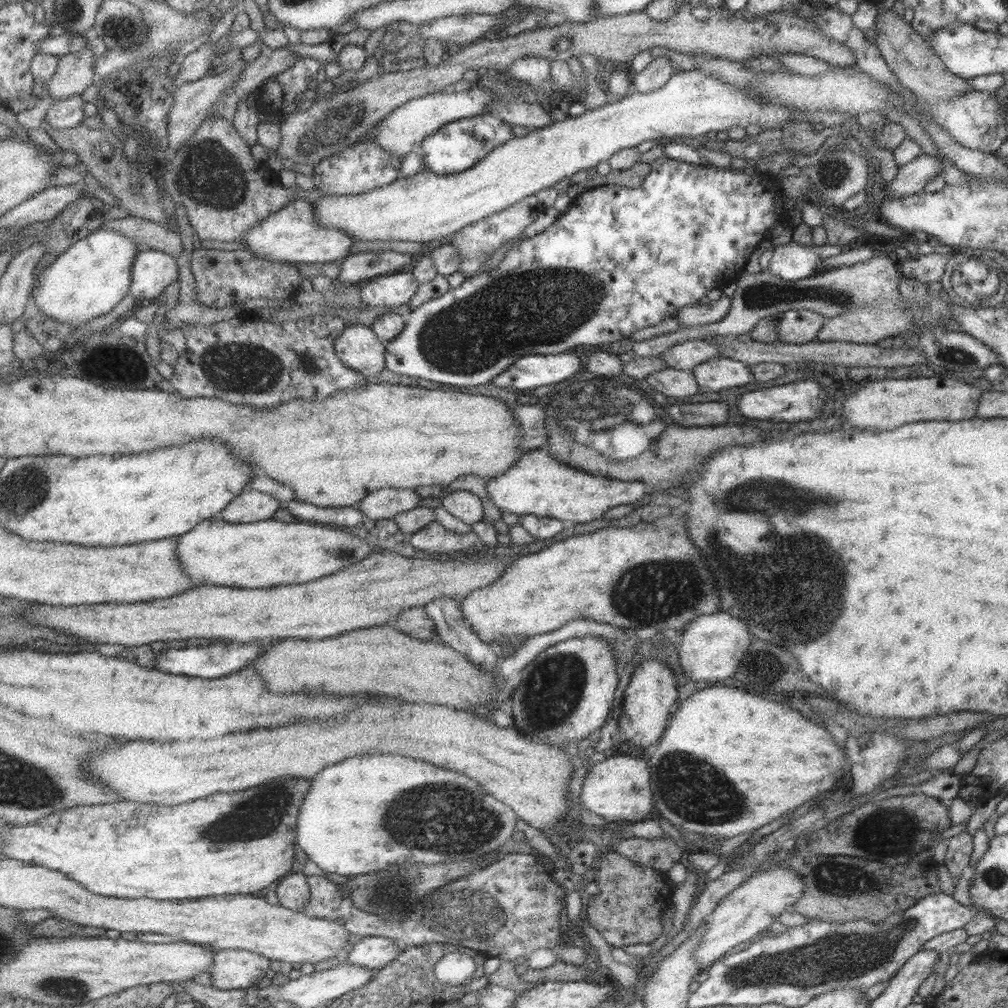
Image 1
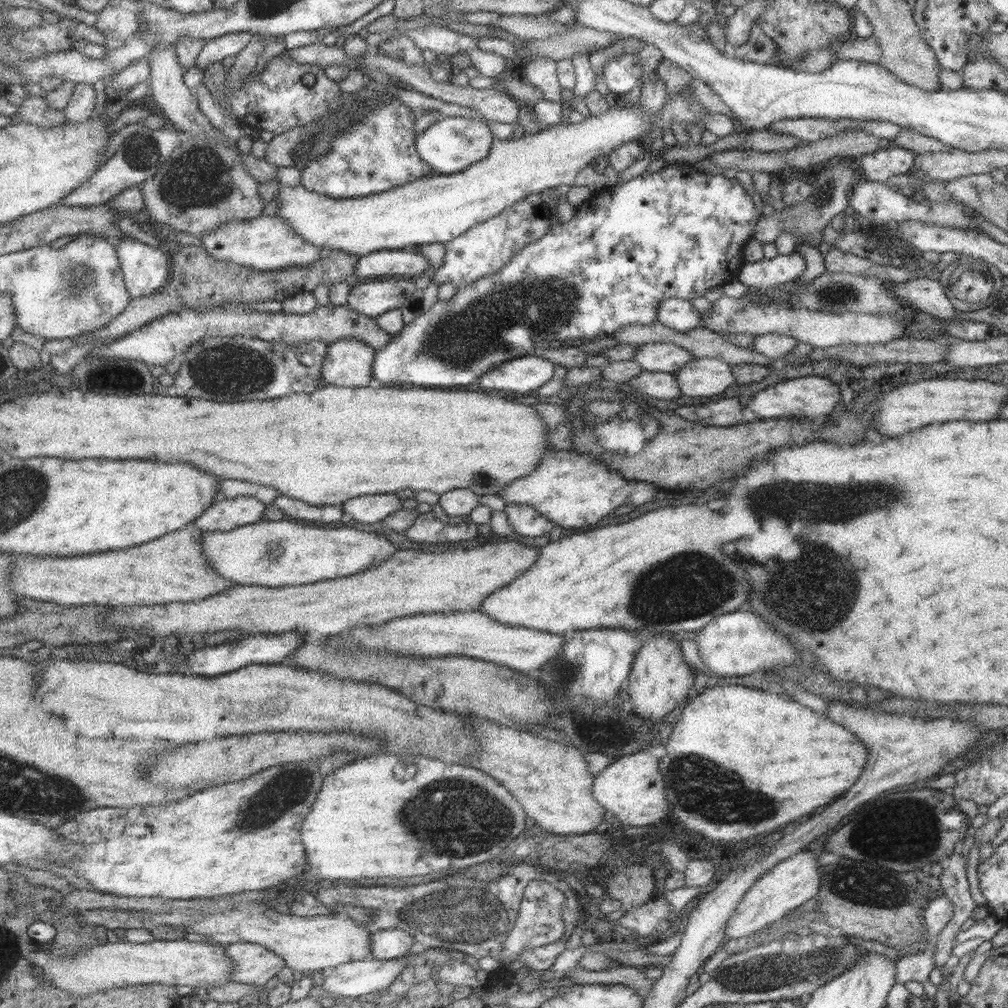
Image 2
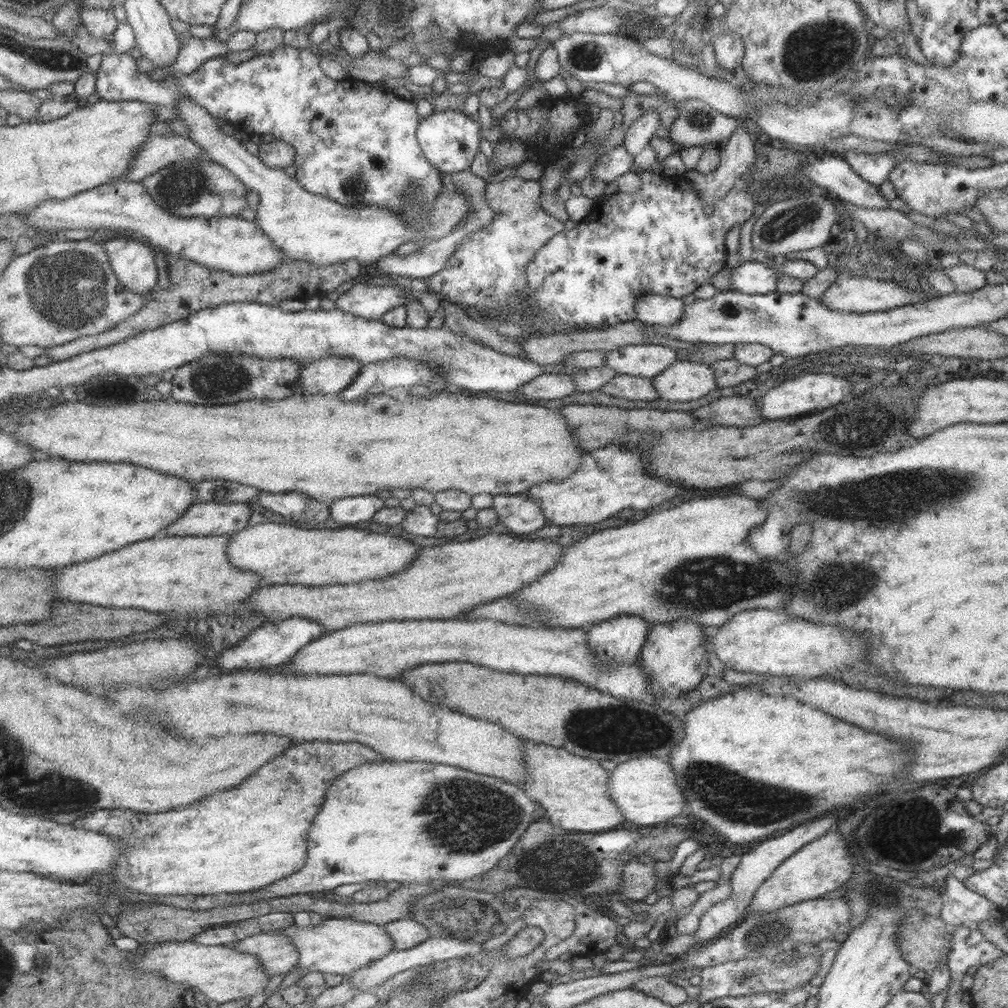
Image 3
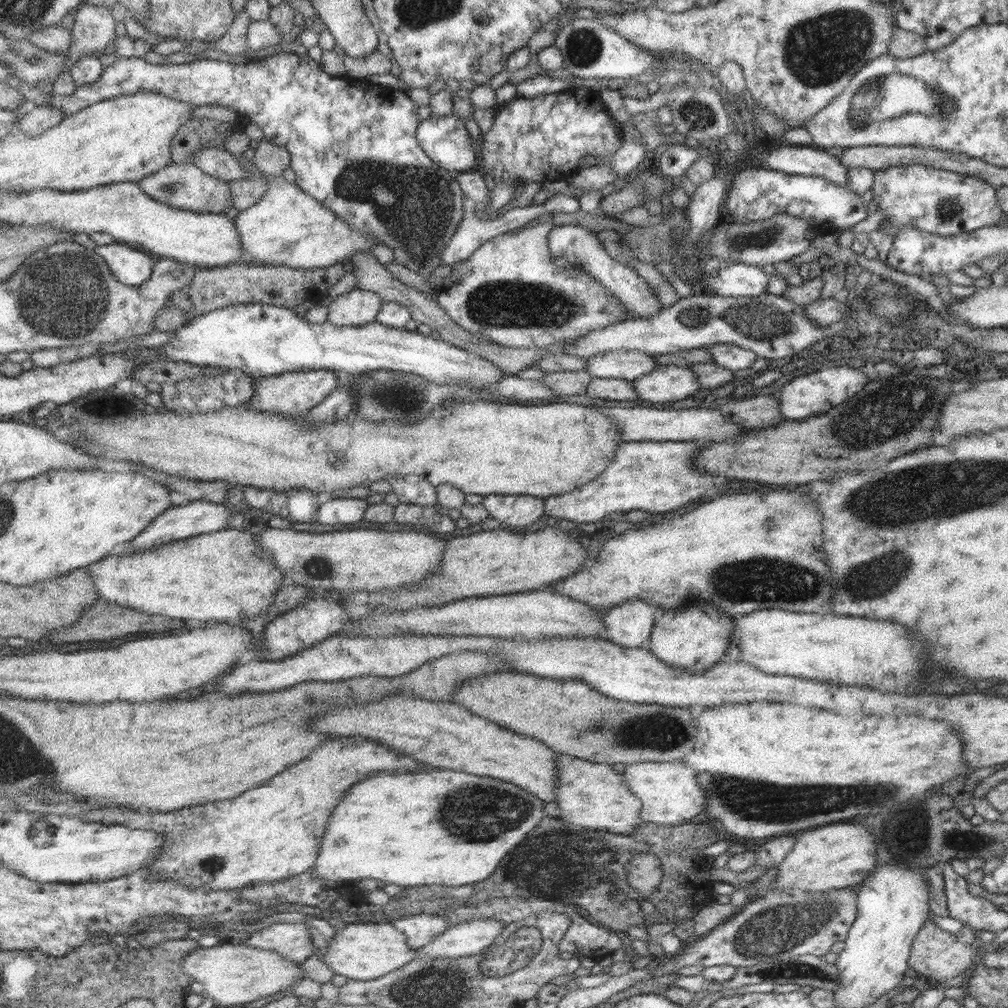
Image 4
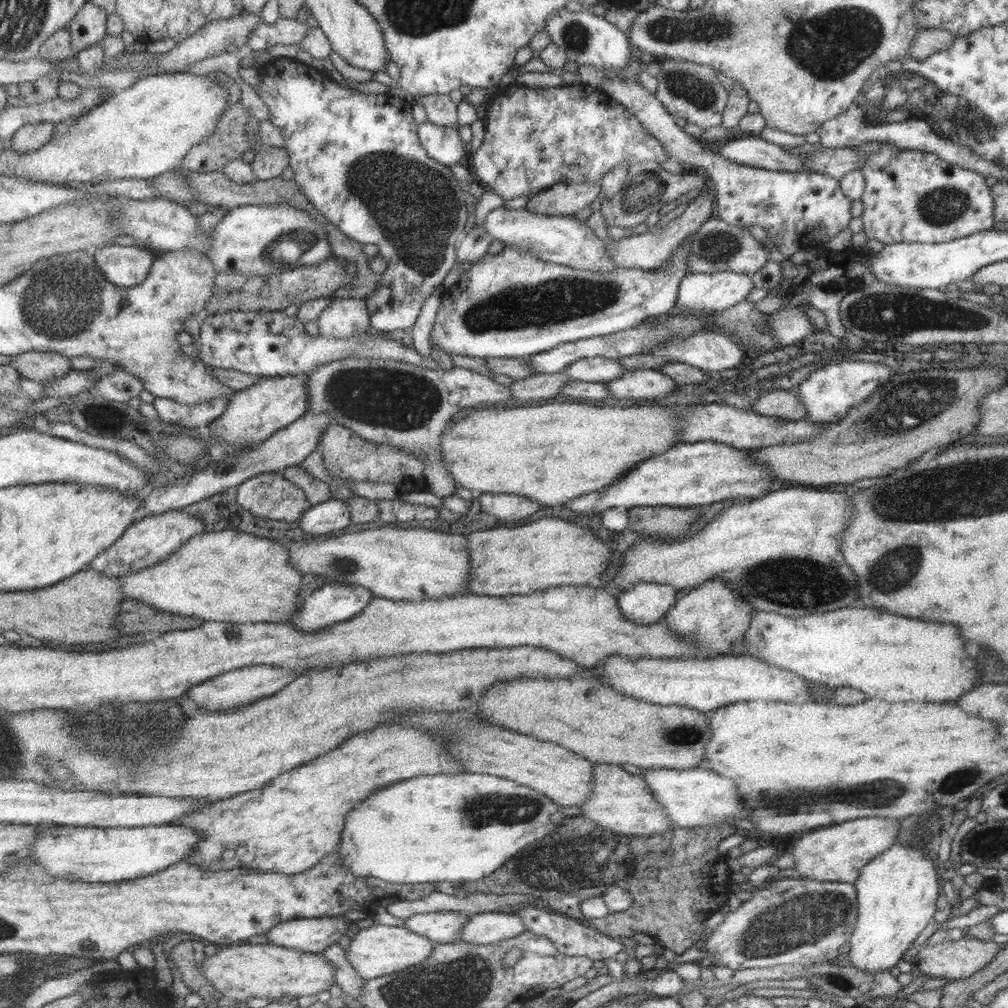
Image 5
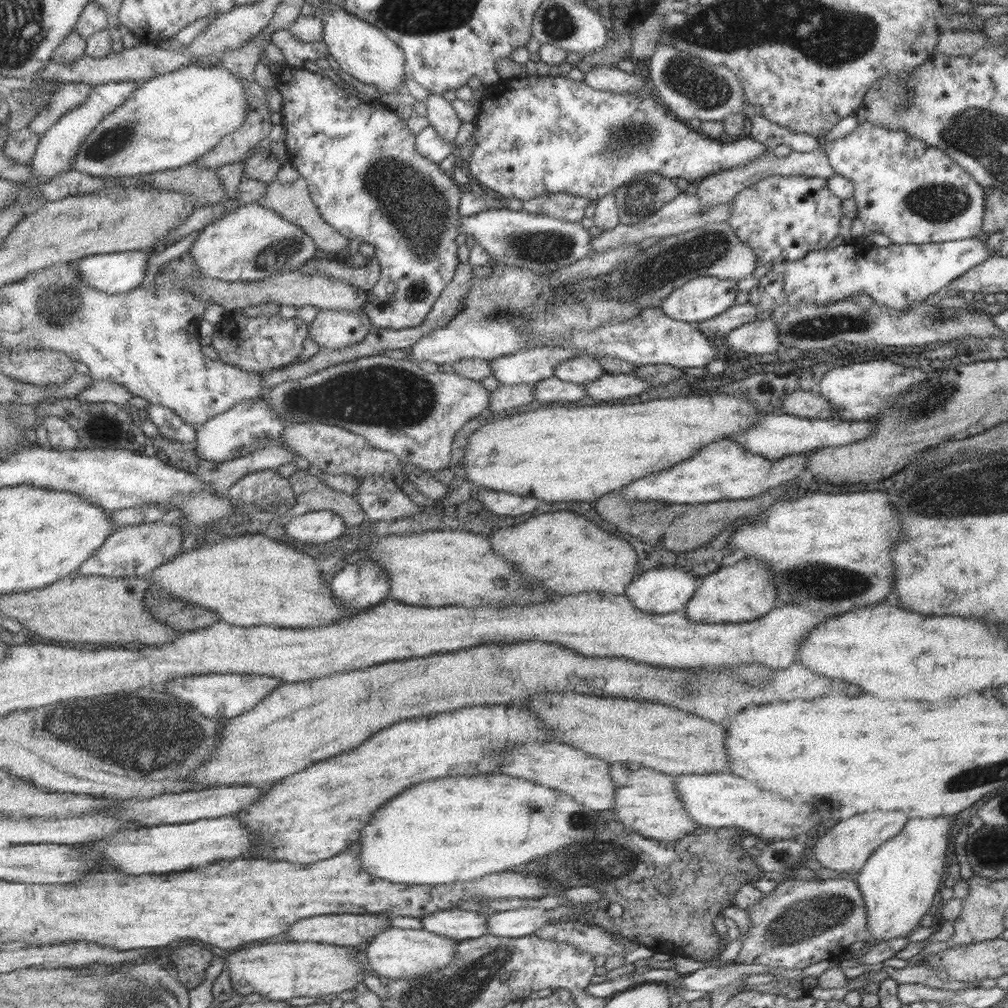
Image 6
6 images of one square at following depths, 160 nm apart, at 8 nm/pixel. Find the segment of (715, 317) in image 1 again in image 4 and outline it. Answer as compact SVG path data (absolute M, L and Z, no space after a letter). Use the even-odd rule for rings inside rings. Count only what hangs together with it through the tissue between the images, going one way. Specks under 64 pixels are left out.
M555 225L548 234L546 249L550 256L561 256L569 264L580 264L584 272L609 289L626 306L629 316L649 318L661 308L649 285L637 277L635 271L611 258L596 239L596 232L585 225Z

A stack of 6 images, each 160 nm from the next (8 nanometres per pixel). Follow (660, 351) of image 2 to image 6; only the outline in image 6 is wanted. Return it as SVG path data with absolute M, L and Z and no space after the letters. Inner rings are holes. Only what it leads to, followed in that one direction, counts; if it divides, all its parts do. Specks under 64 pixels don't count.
M587 355L569 357L558 362L553 369L553 376L563 382L581 384L599 378L604 372L596 358Z

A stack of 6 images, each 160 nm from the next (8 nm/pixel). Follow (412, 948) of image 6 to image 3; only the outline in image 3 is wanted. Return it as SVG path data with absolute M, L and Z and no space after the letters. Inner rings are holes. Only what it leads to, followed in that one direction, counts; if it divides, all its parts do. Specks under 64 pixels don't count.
M337 918L325 919L323 924L311 927L299 927L299 925L290 925L277 934L285 934L287 938L293 940L293 944L297 946L301 961L299 968L302 973L297 974L295 970L283 976L283 980L279 984L276 992L269 993L275 999L279 993L287 987L295 989L295 985L303 976L309 972L319 972L321 974L330 973L332 975L341 975L342 978L351 977L353 973L373 965L375 961L383 959L385 956L394 952L393 938L389 936L389 932L384 926L372 924L371 922L360 922L351 918L339 920Z

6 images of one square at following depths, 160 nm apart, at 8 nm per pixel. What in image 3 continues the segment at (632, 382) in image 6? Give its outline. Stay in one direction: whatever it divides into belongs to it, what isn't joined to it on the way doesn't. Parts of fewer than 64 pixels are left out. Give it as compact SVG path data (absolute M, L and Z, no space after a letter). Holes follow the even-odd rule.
M676 360L651 379L656 400L689 402L716 388L713 371L708 364Z

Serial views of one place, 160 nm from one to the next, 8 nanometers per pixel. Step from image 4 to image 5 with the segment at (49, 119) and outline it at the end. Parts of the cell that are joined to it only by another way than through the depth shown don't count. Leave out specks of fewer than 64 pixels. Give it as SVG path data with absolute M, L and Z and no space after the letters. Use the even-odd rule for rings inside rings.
M36 122L23 126L9 144L17 152L35 152L54 139L57 125L53 122Z

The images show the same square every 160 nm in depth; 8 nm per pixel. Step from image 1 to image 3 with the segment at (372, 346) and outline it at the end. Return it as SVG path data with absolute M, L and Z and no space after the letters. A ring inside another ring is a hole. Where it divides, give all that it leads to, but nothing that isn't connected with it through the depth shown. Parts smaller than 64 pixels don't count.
M329 356L304 365L300 370L300 388L302 394L337 395L350 387L362 368L360 360Z

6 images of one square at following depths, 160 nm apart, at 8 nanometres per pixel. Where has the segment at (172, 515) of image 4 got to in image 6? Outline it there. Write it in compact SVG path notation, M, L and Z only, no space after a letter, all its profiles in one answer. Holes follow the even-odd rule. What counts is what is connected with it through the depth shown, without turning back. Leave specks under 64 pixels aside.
M169 519L160 523L121 527L115 530L105 544L81 565L76 575L144 578L147 572L154 572L182 552L183 536L181 532L180 526L173 524Z

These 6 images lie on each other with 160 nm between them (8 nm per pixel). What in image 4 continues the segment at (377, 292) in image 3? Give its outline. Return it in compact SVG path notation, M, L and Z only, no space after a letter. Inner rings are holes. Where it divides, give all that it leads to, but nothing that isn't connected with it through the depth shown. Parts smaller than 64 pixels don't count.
M354 288L331 301L327 319L335 326L364 326L377 321L384 302L376 292Z

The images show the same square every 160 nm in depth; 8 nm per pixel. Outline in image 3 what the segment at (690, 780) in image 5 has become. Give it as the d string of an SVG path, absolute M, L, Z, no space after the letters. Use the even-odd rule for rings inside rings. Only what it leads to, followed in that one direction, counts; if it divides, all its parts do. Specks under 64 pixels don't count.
M635 758L617 763L607 779L610 799L625 816L624 820L645 825L668 822L674 816L687 813L685 798L675 784L675 774L661 758Z

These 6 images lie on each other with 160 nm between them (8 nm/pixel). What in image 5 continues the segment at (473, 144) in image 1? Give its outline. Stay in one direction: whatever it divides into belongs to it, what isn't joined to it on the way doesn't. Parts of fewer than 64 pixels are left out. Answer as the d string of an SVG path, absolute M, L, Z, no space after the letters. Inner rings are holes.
M423 122L416 128L420 144L433 160L450 167L460 163L464 156L465 144L459 139L458 126L437 126Z

